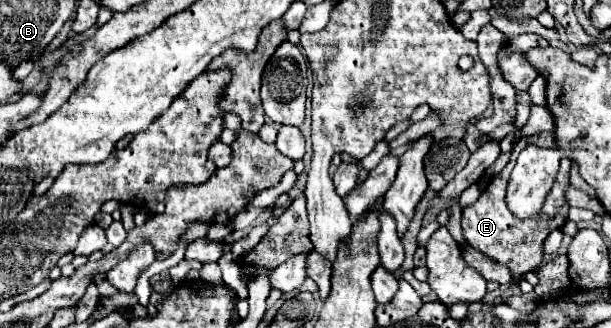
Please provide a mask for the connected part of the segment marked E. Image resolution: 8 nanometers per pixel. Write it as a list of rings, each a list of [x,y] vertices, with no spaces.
[[[522,137],[513,145],[511,151],[511,161],[507,163],[507,167],[503,167],[503,171],[499,175],[493,175],[485,189],[481,191],[479,199],[471,205],[463,209],[463,221],[461,221],[461,229],[463,229],[463,237],[465,241],[481,251],[483,255],[487,255],[491,261],[501,263],[505,267],[509,267],[511,275],[513,275],[513,283],[517,283],[521,279],[521,275],[525,275],[527,271],[535,271],[541,261],[543,261],[543,241],[553,229],[563,227],[563,223],[567,221],[567,213],[569,213],[569,201],[565,197],[567,187],[569,185],[569,172],[571,171],[571,161],[567,157],[561,159],[561,167],[557,173],[557,181],[554,182],[553,189],[545,201],[545,209],[541,211],[541,215],[537,219],[529,219],[529,221],[519,221],[517,217],[511,215],[511,211],[505,205],[505,189],[507,189],[507,179],[509,173],[515,165],[519,153],[526,147],[529,140]]]

